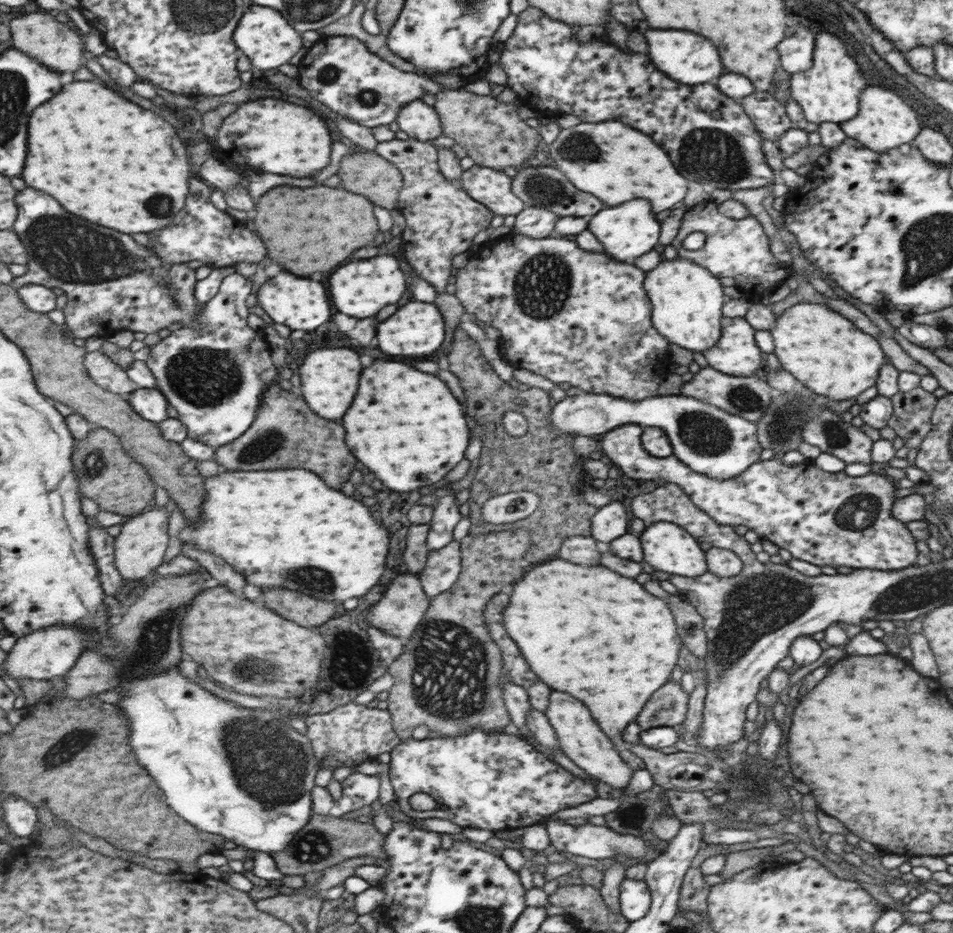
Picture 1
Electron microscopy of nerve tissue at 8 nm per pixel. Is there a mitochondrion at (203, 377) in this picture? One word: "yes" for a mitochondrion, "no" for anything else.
yes

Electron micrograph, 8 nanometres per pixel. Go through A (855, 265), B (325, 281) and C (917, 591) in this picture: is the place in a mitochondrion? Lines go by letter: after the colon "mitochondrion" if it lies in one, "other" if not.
A: other
B: other
C: mitochondrion

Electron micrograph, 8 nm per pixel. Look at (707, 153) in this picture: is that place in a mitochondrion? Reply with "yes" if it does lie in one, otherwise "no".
yes

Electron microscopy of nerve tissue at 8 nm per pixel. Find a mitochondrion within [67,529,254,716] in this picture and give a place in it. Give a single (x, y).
(141, 658)

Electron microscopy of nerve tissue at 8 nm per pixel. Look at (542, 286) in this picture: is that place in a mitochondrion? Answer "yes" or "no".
yes

